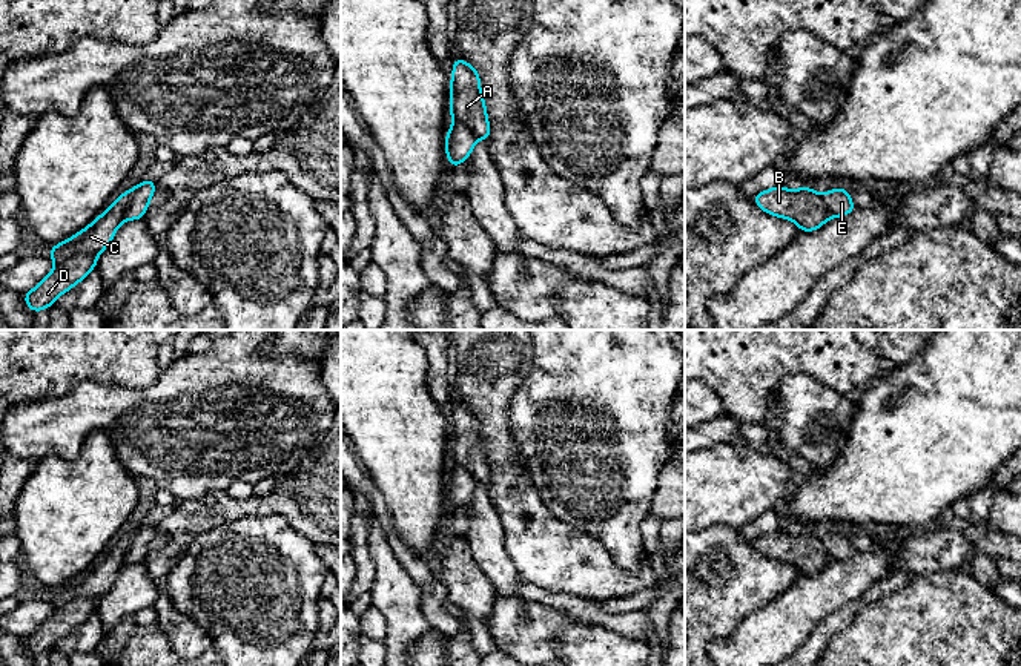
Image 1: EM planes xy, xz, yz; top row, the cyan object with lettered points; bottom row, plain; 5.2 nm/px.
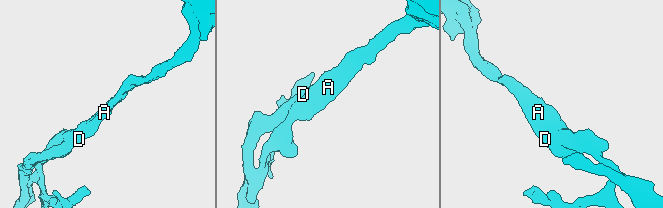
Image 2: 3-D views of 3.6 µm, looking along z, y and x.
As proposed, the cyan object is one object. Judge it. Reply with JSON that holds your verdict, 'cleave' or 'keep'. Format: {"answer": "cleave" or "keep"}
{"answer": "cleave"}

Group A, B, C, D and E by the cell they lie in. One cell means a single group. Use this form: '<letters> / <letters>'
A B D / C E

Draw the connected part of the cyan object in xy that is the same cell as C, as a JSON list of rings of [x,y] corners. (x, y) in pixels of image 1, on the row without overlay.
[[[135,531],[126,534],[106,552],[104,557],[97,560],[94,566],[69,583],[51,591],[48,600],[55,608],[66,605],[77,597],[94,597],[98,600],[112,586],[118,569],[123,566],[124,552],[134,536]]]

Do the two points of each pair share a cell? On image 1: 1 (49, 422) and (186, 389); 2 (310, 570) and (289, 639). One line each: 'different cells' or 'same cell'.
1: same cell
2: same cell

